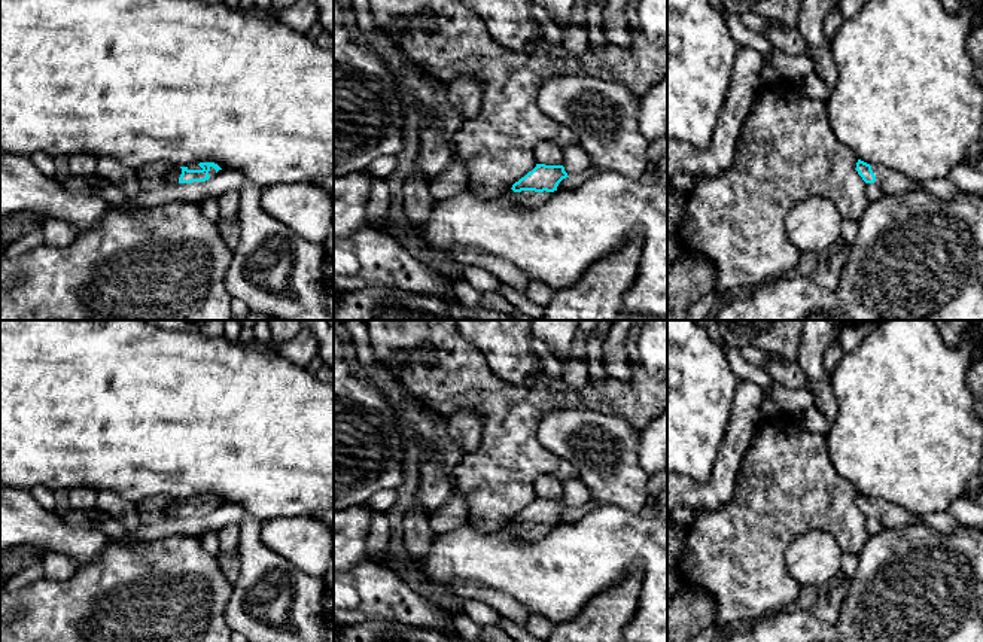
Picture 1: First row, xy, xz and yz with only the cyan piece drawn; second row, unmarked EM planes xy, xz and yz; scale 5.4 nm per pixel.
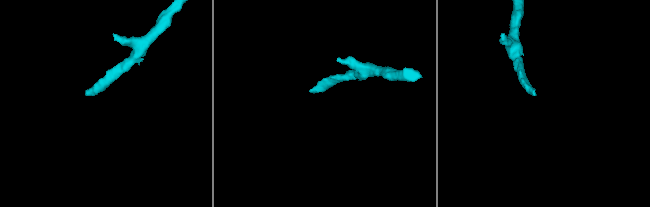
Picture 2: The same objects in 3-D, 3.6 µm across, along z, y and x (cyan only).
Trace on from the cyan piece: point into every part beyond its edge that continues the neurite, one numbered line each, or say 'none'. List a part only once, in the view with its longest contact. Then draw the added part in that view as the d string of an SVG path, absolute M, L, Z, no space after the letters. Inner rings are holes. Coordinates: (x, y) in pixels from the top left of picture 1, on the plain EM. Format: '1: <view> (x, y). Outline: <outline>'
1: xz (529, 532). Outline: M509 524L509 529L520 538L526 541L535 541L547 535L551 529L551 526L535 526L535 524L521 524L521 526L514 526Z

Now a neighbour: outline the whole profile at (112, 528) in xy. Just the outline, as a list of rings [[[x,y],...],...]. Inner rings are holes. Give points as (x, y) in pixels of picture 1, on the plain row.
[[[70,509],[63,515],[64,521],[73,526],[85,526],[91,524],[92,527],[101,530],[106,533],[110,541],[116,542],[122,547],[134,547],[136,544],[131,544],[125,539],[128,529],[118,521],[116,518],[110,517],[109,514],[94,509],[94,511],[79,511],[79,509]]]

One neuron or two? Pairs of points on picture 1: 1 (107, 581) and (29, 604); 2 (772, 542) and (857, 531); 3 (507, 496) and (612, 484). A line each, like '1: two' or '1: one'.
1: one
2: one
3: two

